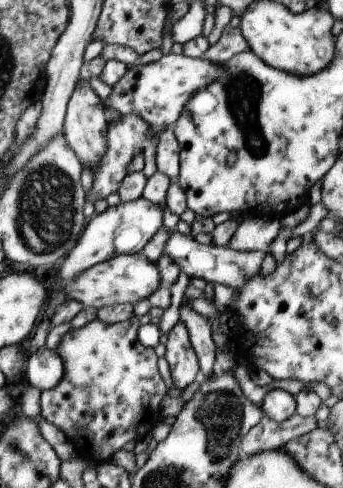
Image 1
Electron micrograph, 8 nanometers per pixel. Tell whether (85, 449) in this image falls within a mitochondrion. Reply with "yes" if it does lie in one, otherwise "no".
no

